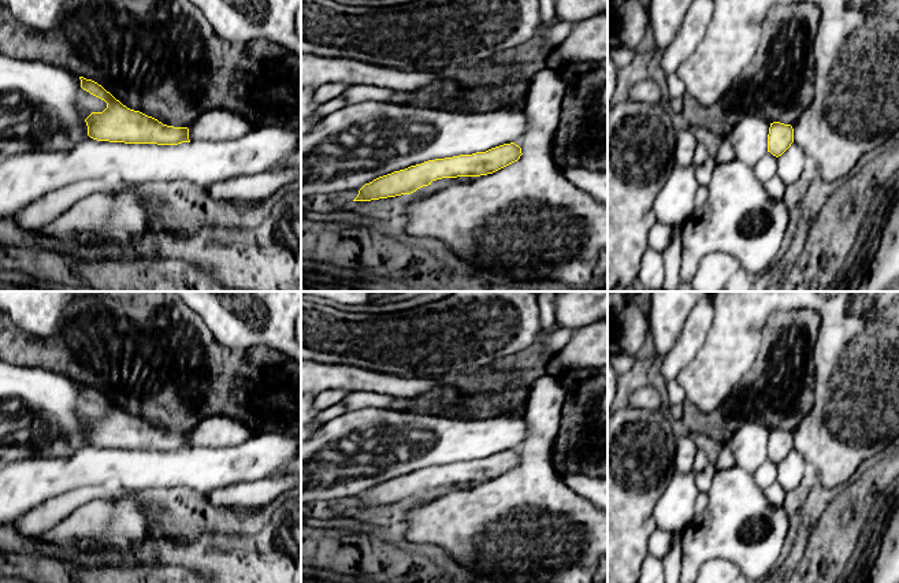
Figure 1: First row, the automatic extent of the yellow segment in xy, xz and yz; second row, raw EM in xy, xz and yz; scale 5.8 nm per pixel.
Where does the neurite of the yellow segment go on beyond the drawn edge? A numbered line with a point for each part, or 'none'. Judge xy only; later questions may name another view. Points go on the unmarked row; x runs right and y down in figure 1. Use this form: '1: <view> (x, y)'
none

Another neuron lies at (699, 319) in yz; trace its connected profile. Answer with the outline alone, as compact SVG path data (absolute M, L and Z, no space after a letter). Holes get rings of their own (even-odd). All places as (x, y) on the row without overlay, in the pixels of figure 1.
M707 292L690 312L673 349L661 357L661 374L666 383L676 379L680 371L696 356L705 342L712 320L713 302Z

